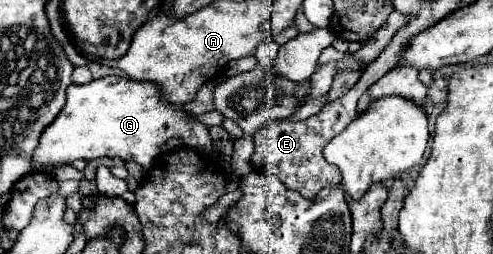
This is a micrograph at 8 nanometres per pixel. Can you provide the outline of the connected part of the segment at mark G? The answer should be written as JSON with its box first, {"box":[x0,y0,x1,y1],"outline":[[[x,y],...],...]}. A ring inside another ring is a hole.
{"box":[32,75,212,169],"outline":[[[108,75],[86,85],[72,83],[66,89],[66,105],[40,135],[40,143],[32,155],[32,169],[60,167],[76,159],[96,157],[118,157],[122,161],[136,161],[144,169],[150,169],[160,153],[160,145],[170,137],[182,139],[194,151],[212,155],[208,129],[194,123],[184,111],[172,109],[162,101],[160,89],[154,83],[140,83],[116,75]]]}

